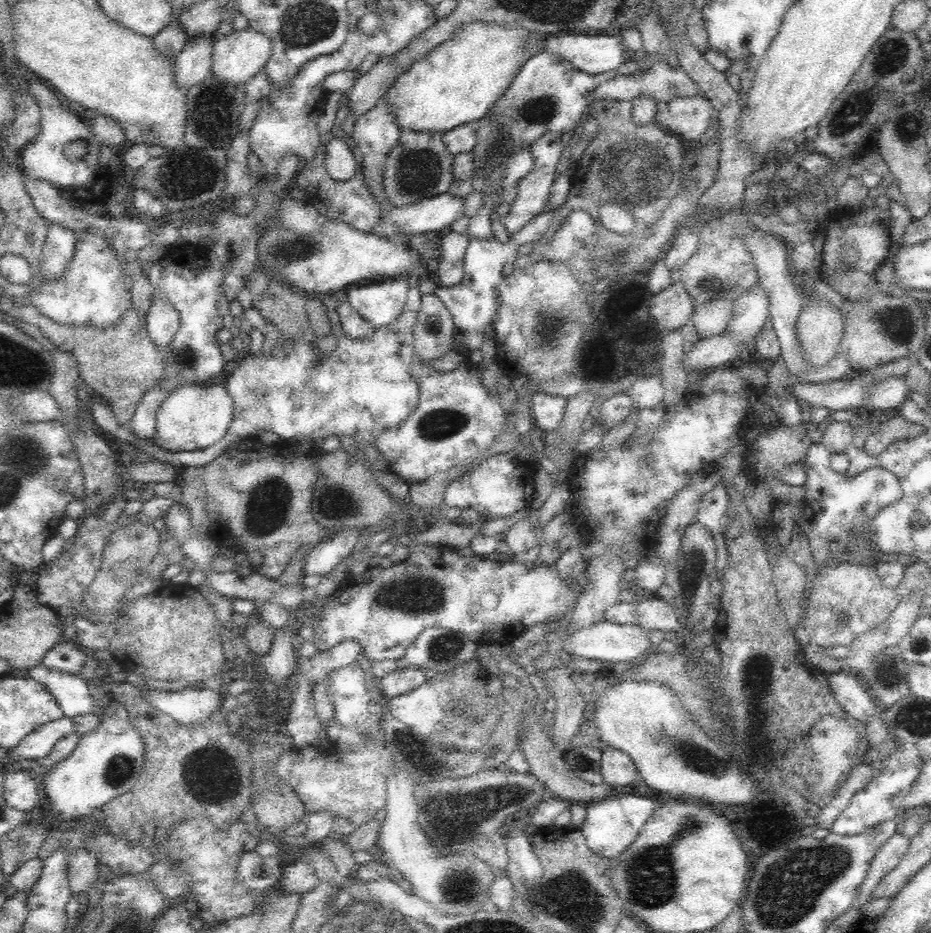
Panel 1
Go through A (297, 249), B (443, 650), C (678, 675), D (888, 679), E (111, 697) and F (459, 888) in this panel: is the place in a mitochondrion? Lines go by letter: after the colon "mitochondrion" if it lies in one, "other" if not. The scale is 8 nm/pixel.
A: mitochondrion
B: mitochondrion
C: other
D: other
E: other
F: mitochondrion

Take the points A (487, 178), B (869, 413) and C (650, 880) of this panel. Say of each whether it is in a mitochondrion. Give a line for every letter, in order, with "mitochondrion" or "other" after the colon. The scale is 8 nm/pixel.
A: other
B: other
C: mitochondrion

